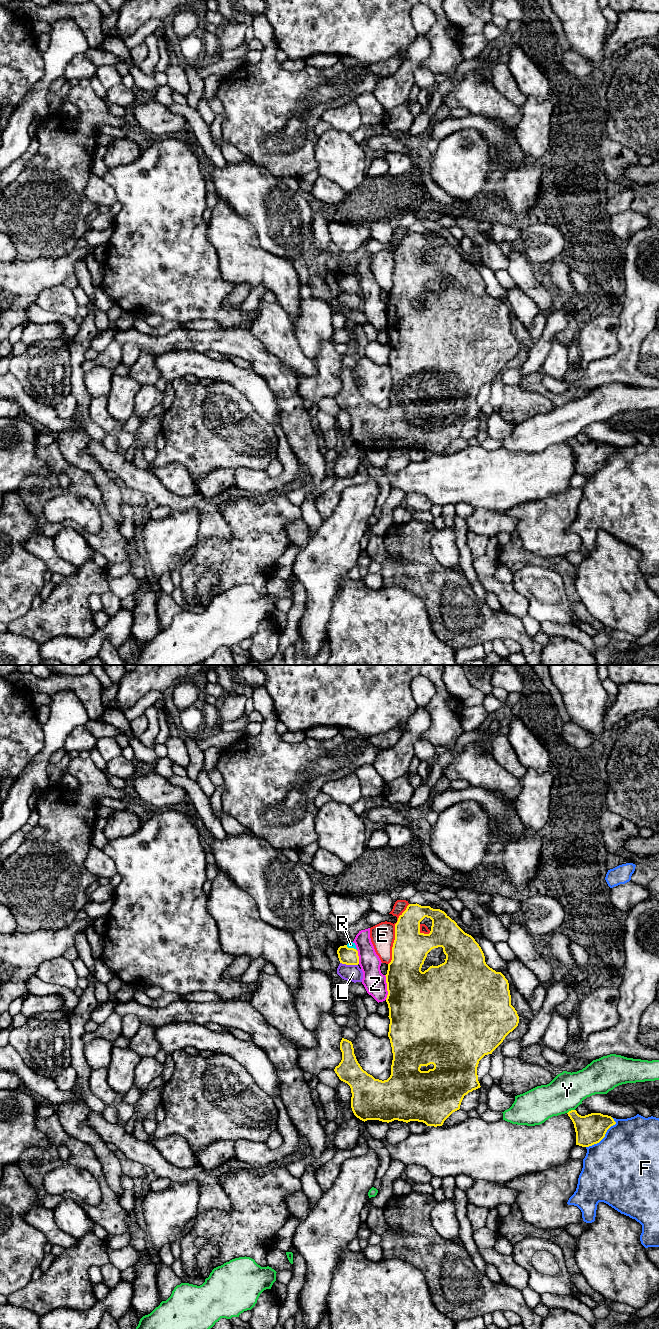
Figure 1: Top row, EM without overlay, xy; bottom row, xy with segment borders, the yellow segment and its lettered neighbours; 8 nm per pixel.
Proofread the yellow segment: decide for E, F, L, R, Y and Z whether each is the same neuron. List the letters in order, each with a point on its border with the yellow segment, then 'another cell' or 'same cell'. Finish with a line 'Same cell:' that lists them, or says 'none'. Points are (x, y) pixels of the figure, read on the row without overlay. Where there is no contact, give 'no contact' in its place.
E: xy (395, 262) | another cell
F: xy (604, 463) | another cell
L: xy (349, 292) | another cell
R: xy (351, 276) | same cell
Y: xy (571, 438) | another cell
Z: xy (387, 315) | another cell
Same cell: R

